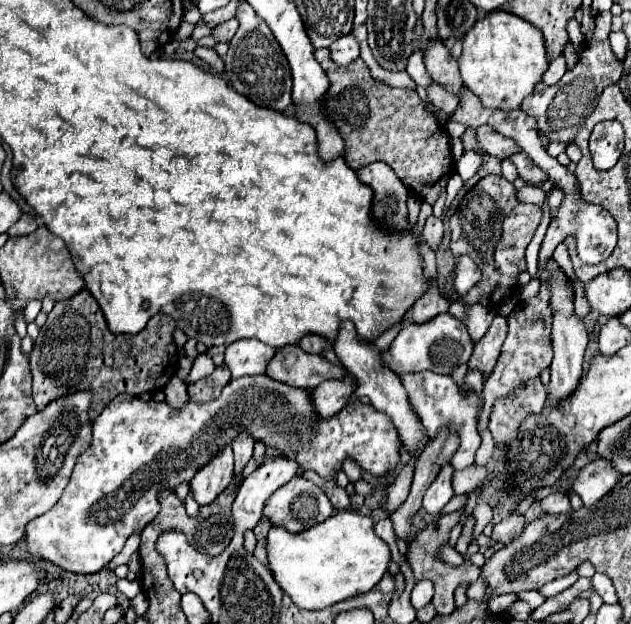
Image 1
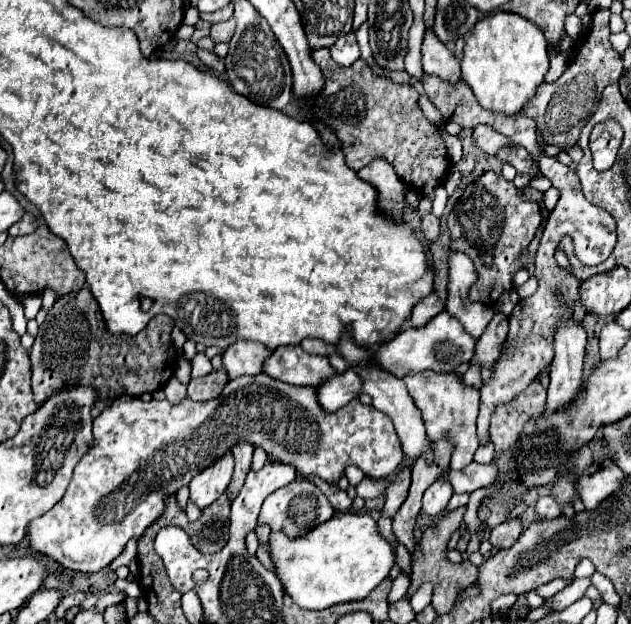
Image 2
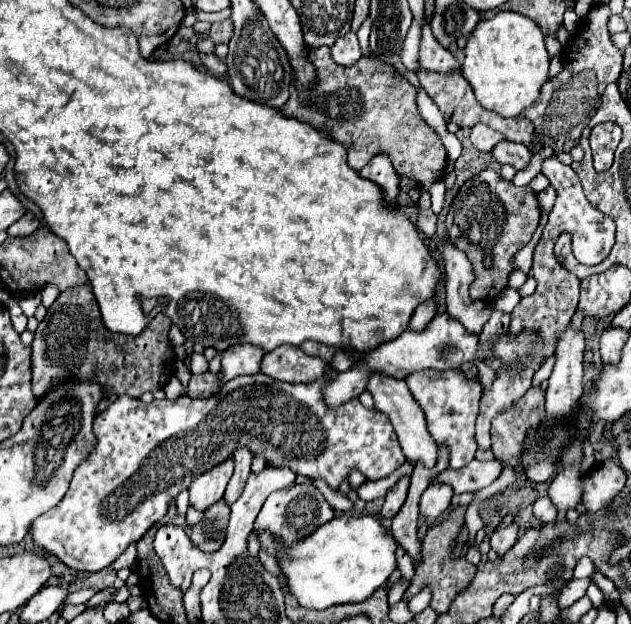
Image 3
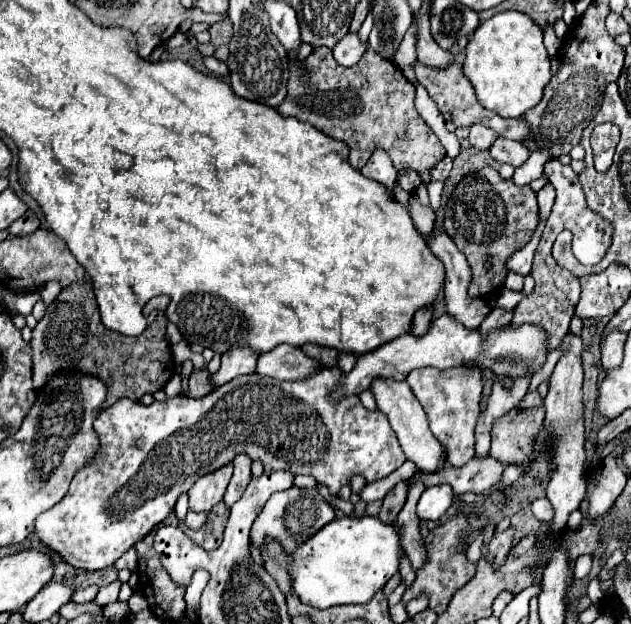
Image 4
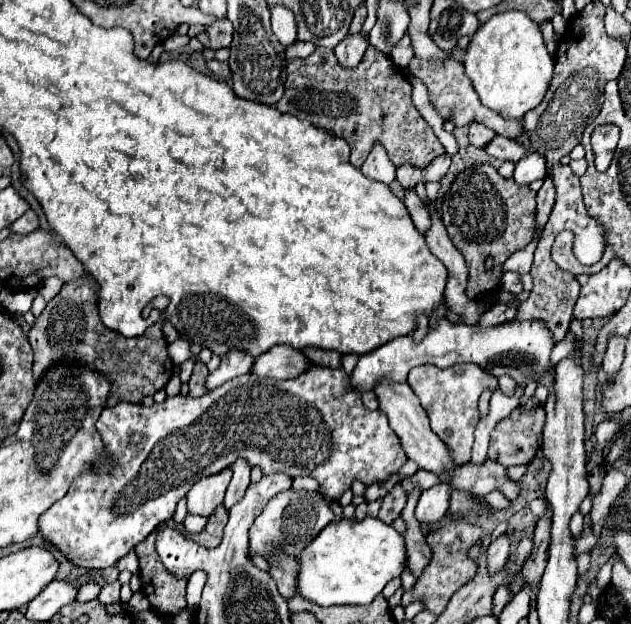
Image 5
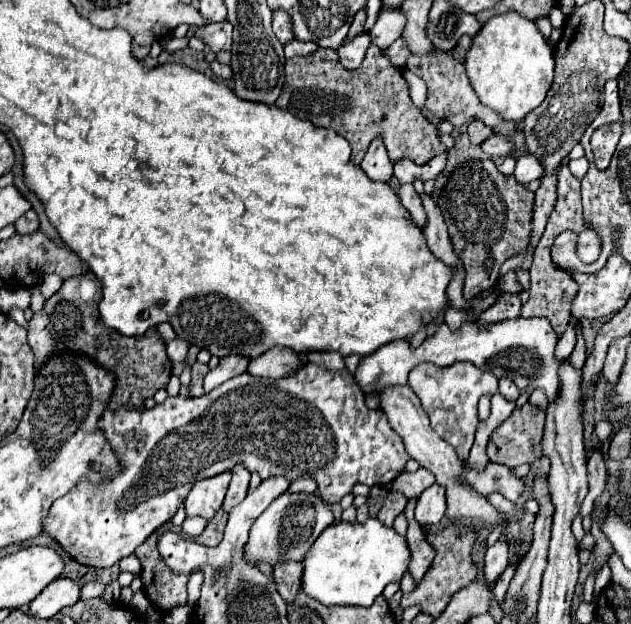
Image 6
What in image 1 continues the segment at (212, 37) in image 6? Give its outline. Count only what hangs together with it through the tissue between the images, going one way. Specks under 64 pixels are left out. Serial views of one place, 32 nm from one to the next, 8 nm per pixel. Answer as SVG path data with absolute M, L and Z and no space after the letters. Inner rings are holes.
M230 20L230 22L218 24L218 26L212 30L212 34L214 34L214 38L216 38L218 42L230 42L232 36L236 34L236 30L238 30L238 20Z

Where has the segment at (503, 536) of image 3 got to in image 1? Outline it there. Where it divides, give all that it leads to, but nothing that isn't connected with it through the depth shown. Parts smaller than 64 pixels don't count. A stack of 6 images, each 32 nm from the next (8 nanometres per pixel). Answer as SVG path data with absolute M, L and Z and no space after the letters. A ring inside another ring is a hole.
M512 512L508 518L504 518L502 522L494 524L494 532L492 532L492 542L498 546L506 546L508 542L512 542L522 530L524 530L526 518L524 514L516 514Z

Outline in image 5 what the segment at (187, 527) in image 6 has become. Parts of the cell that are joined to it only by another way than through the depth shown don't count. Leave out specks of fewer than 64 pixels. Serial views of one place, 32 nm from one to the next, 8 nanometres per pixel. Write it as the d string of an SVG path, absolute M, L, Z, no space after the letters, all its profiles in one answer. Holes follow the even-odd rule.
M187 514L183 521L186 532L196 534L201 532L207 523L207 518L200 515Z

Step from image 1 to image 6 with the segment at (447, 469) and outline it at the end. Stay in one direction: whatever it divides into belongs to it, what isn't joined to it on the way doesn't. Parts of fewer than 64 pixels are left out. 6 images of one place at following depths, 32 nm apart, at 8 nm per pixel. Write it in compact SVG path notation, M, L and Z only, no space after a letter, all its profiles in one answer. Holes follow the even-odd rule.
M438 484L424 490L416 504L416 520L422 526L438 524L446 512L446 490Z

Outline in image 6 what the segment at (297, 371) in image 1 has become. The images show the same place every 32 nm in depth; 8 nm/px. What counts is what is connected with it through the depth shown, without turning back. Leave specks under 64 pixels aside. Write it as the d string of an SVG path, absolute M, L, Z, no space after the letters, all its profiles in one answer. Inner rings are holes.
M270 348L270 352L264 352L264 356L258 356L248 366L248 372L252 376L264 376L264 378L282 378L296 372L302 364L302 358L298 360L298 354L290 348Z

